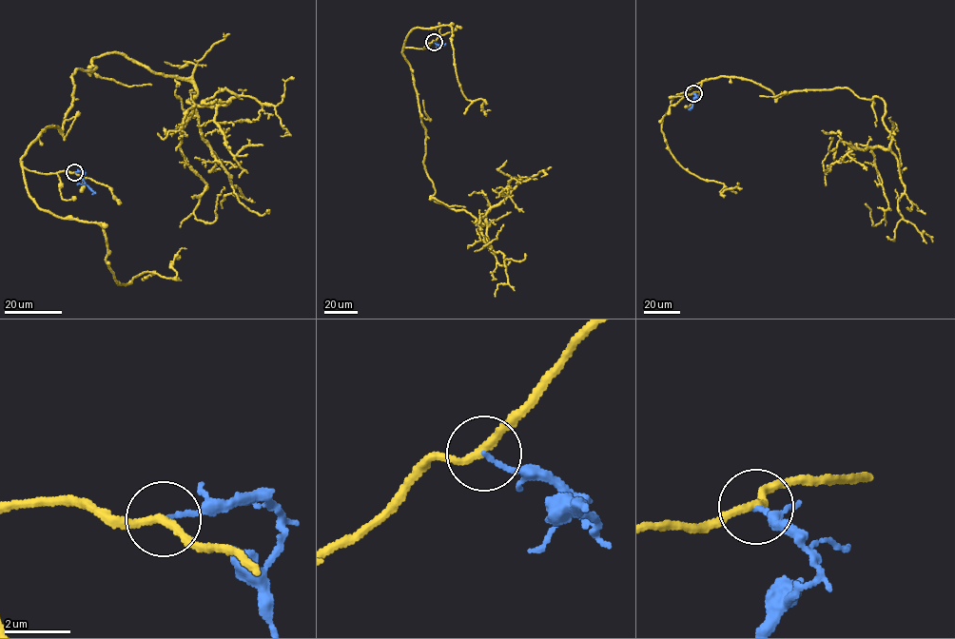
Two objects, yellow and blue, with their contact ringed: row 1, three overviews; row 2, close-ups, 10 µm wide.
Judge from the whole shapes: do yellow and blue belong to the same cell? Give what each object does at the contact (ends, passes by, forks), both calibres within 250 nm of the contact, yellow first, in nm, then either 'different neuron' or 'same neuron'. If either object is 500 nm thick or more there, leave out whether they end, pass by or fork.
yellow passes by; blue ends; calibres 240 and 140 nm; different neuron

